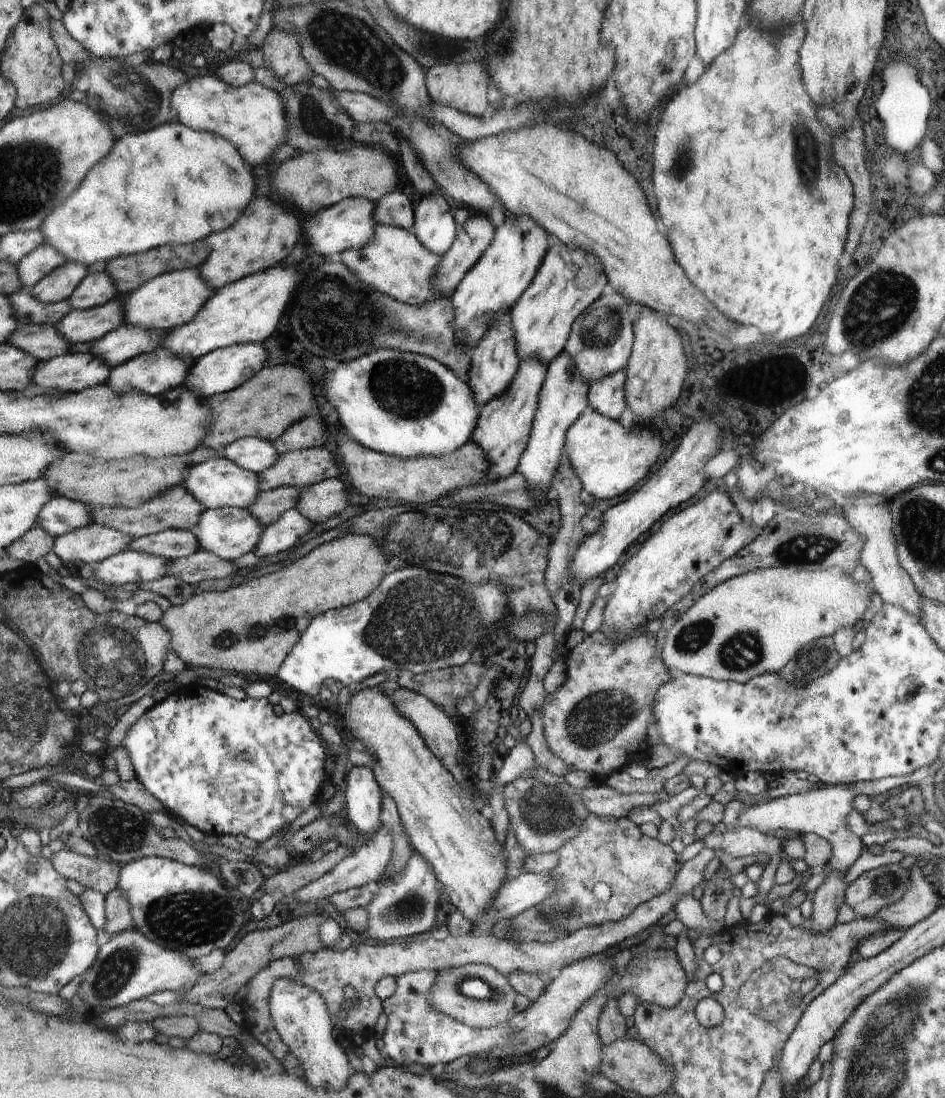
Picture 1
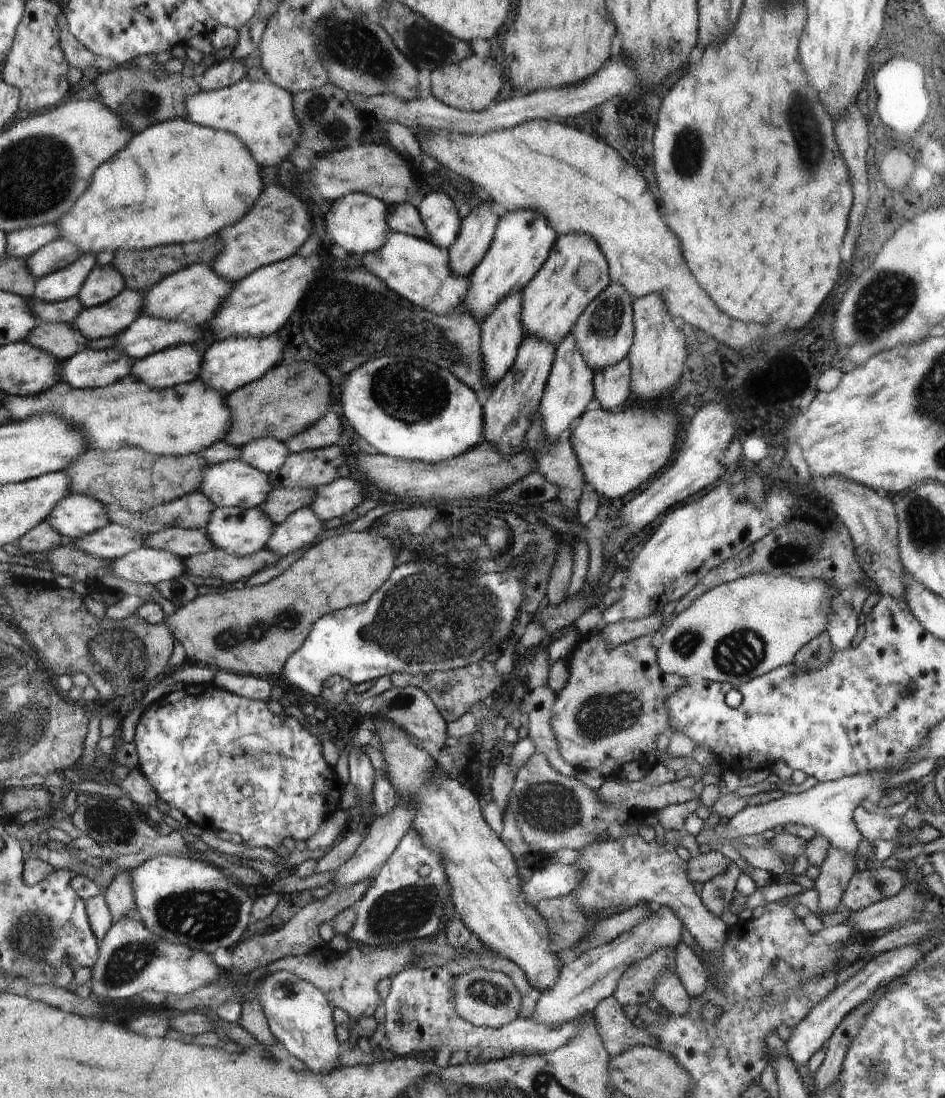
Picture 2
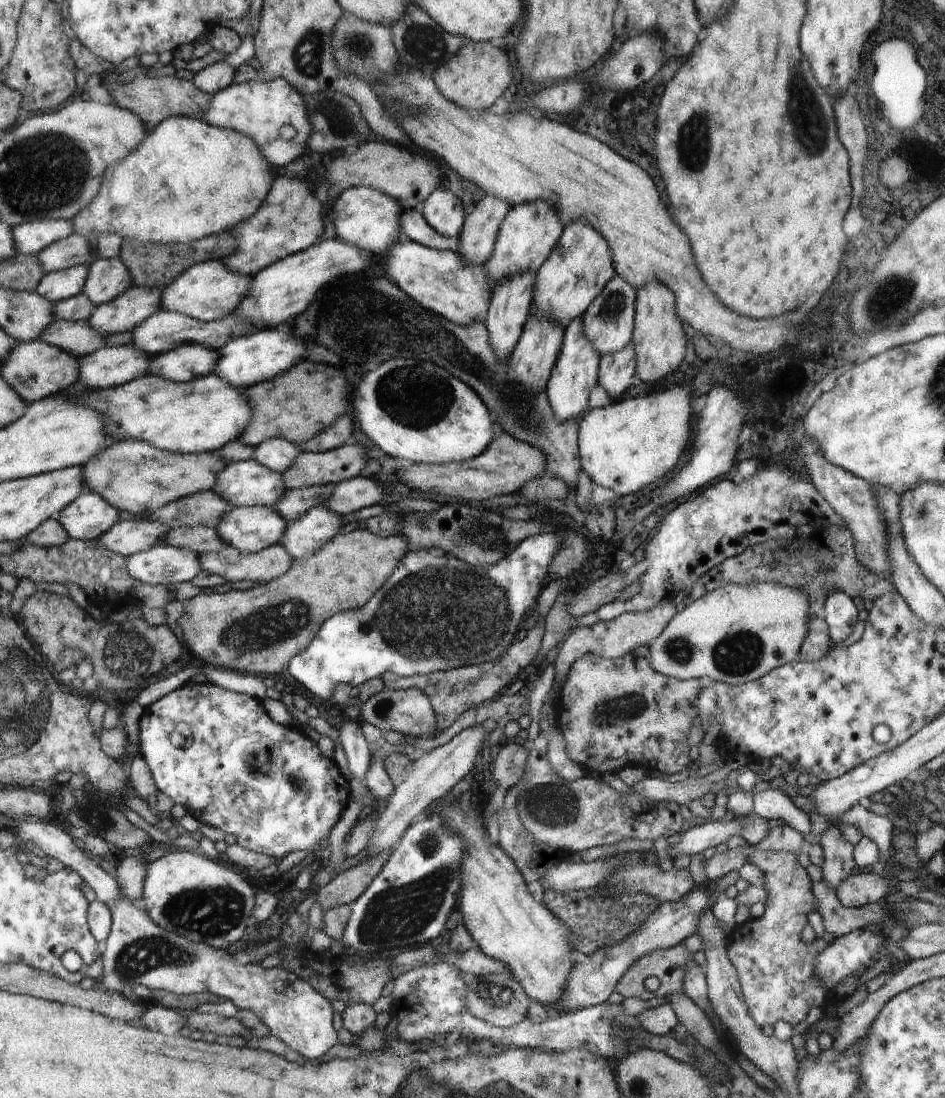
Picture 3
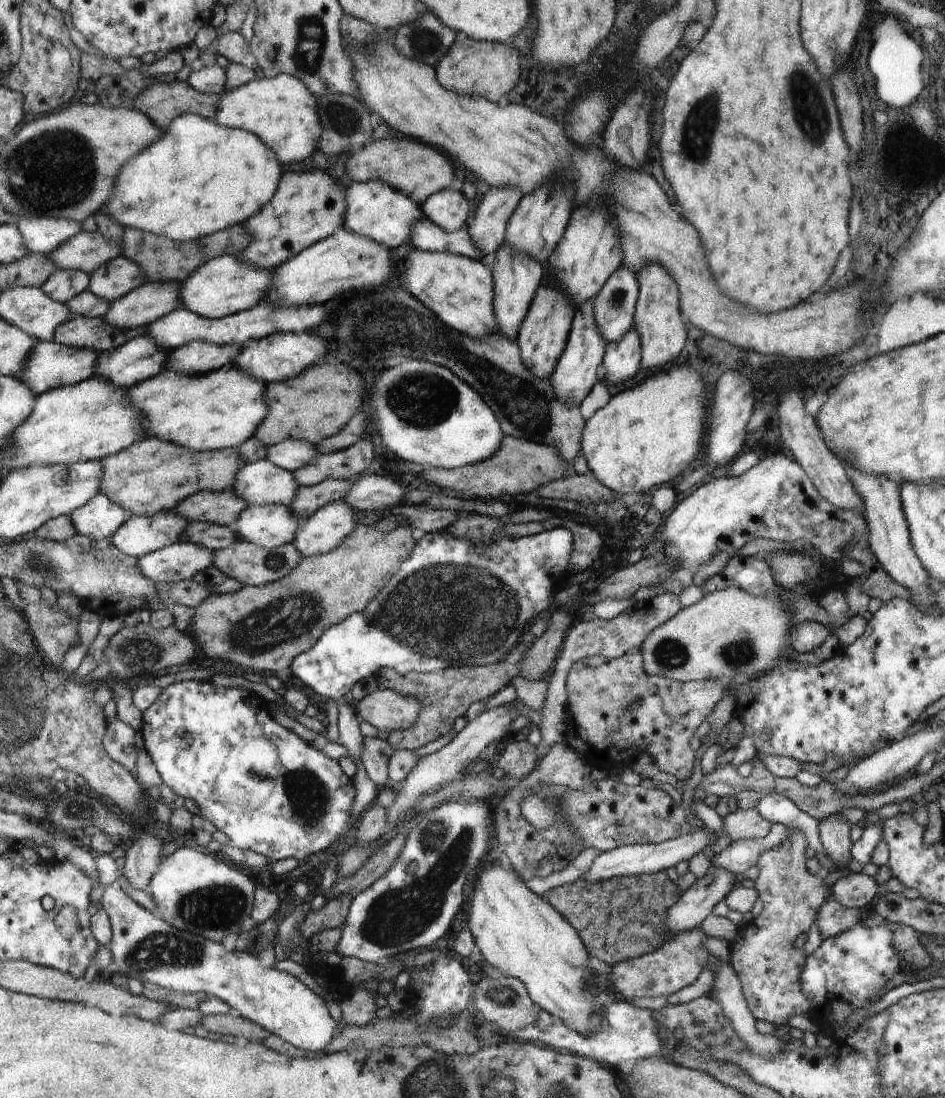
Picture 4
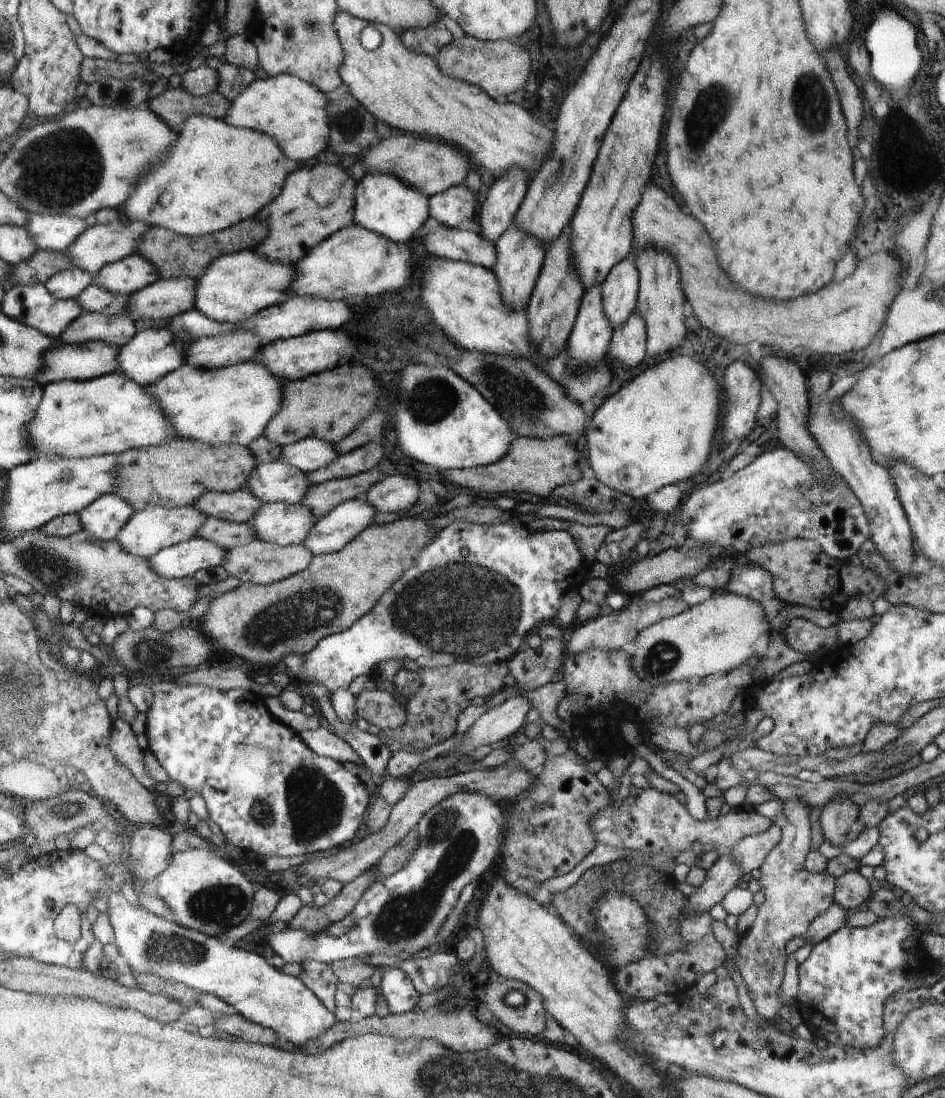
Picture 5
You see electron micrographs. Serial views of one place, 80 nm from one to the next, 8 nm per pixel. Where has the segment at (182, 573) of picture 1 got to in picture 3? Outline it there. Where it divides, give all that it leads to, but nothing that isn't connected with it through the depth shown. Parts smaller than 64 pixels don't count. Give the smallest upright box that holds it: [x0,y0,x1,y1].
[199,543,294,585]

